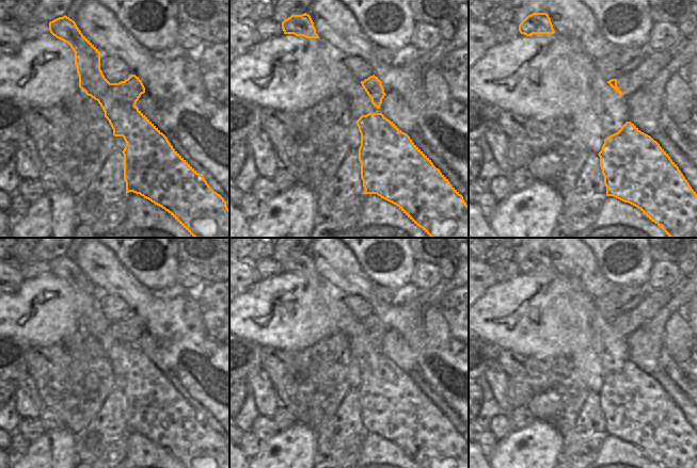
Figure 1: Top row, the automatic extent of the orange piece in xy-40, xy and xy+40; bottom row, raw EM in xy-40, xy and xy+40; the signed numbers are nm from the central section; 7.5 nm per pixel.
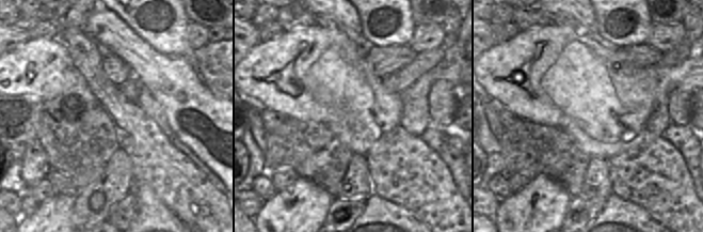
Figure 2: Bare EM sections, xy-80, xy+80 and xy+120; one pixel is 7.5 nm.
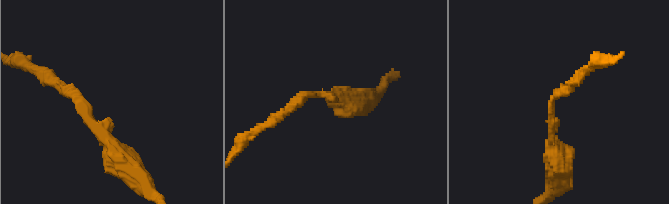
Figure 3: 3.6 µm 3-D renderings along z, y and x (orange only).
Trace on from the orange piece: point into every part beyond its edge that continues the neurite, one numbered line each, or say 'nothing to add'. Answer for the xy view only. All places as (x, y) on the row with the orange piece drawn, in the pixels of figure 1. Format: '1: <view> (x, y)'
nothing to add

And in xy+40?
nothing to add

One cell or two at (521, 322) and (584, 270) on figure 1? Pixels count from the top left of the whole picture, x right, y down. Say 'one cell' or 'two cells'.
two cells

